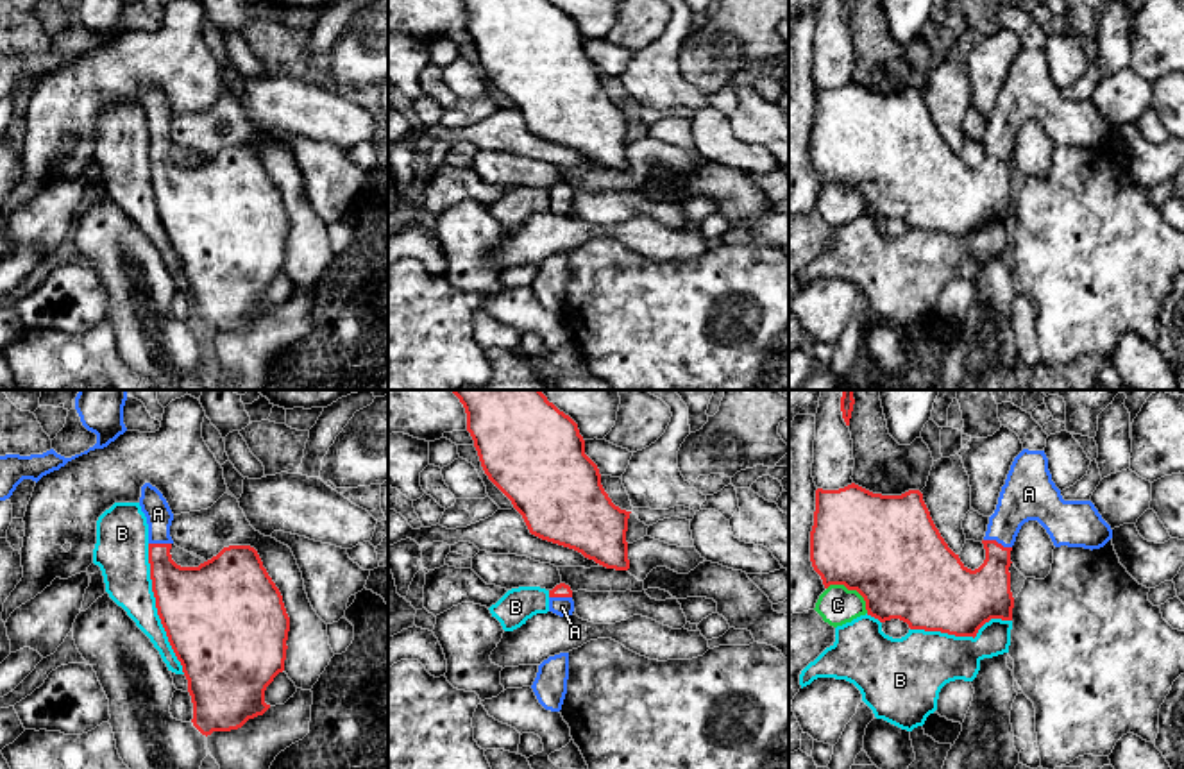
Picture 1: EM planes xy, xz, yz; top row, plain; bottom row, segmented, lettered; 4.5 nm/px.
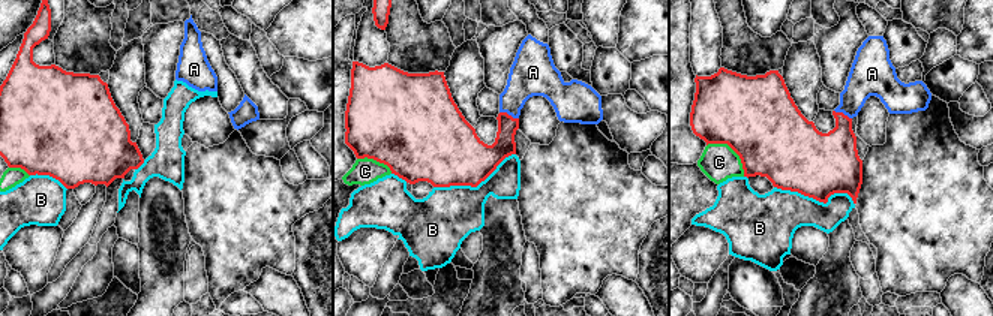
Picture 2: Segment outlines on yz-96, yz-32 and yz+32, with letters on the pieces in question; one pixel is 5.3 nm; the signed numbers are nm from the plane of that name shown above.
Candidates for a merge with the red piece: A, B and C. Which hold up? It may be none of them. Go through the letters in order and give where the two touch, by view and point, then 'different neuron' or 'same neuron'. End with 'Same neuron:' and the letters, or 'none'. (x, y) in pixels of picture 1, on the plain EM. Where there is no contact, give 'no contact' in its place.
A: yz (997, 142) | same neuron
B: xy (156, 206) | different neuron
C: yz (852, 188) | different neuron
Same neuron: A

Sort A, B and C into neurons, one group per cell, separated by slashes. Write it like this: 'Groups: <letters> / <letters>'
Groups: A / B / C

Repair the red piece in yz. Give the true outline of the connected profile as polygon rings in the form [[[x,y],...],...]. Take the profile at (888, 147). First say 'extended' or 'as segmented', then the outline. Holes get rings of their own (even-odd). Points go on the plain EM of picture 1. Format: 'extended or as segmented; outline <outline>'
extended; outline [[[1023,48],[1012,61],[994,113],[982,139],[984,163],[971,170],[955,154],[939,129],[919,89],[901,95],[873,93],[855,82],[839,89],[816,89],[810,161],[825,188],[844,184],[857,190],[867,215],[880,222],[900,218],[910,229],[977,236],[991,218],[1012,220],[1011,150],[1021,125],[1037,120],[1055,147],[1100,148],[1112,138],[1111,125],[1091,100],[1064,100],[1052,80],[1044,50]]]

